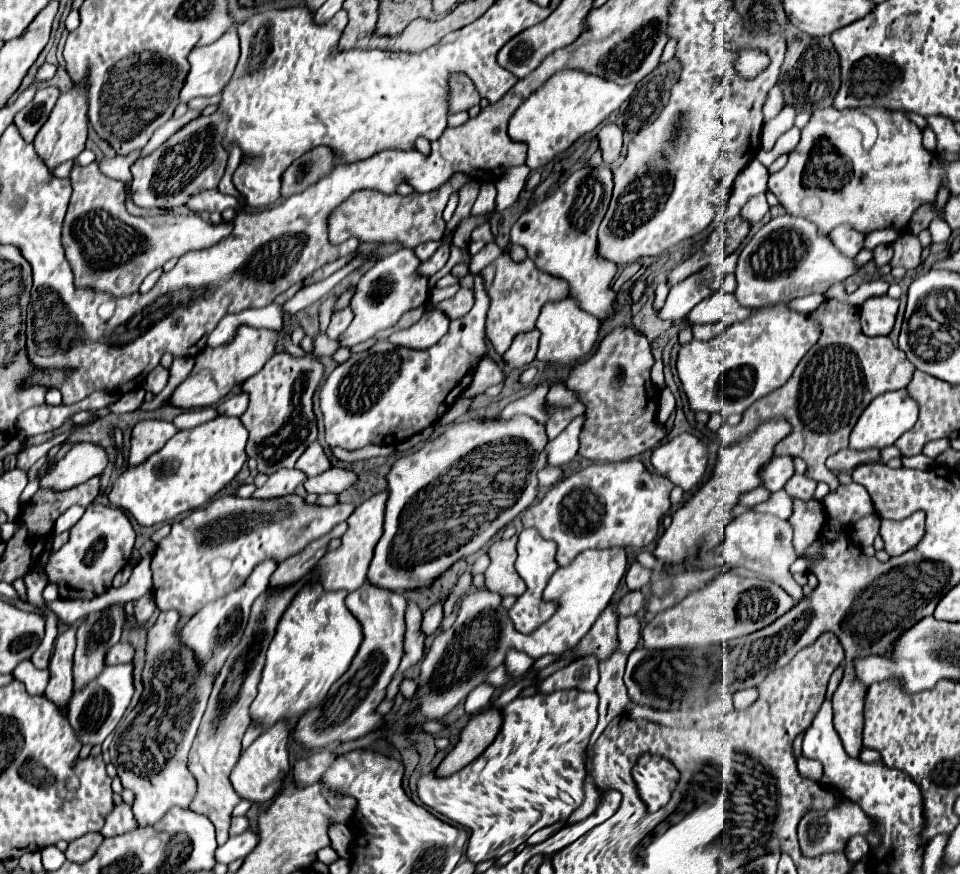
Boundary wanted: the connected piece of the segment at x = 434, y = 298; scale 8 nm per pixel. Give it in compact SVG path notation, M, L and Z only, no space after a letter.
M459 284L449 286L449 288L433 288L433 290L429 292L429 300L431 300L433 304L437 304L437 302L441 302L441 300L453 296L457 290L459 290Z

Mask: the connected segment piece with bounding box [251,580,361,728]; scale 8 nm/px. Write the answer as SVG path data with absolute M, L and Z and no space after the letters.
M315 580L297 592L293 604L283 612L277 634L267 650L259 694L251 704L255 724L269 728L285 718L295 726L301 714L315 708L327 696L333 682L349 668L361 644L361 626L345 608L345 596L347 592L329 592Z

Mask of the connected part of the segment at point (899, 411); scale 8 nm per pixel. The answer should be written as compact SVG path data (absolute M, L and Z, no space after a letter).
M907 388L895 390L895 392L885 392L881 396L877 396L861 414L861 418L857 420L853 432L851 432L851 440L849 446L853 450L865 450L865 448L887 448L891 444L895 444L895 440L905 434L915 422L917 422L917 402L907 394Z

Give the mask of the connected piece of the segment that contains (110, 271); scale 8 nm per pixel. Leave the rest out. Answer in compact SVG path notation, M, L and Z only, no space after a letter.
M97 164L73 166L69 174L73 196L63 224L63 248L73 270L75 286L97 288L113 296L135 294L145 276L171 258L179 258L189 250L205 250L227 238L233 222L209 224L197 214L175 216L131 216L125 210L125 188L121 182L103 176Z

